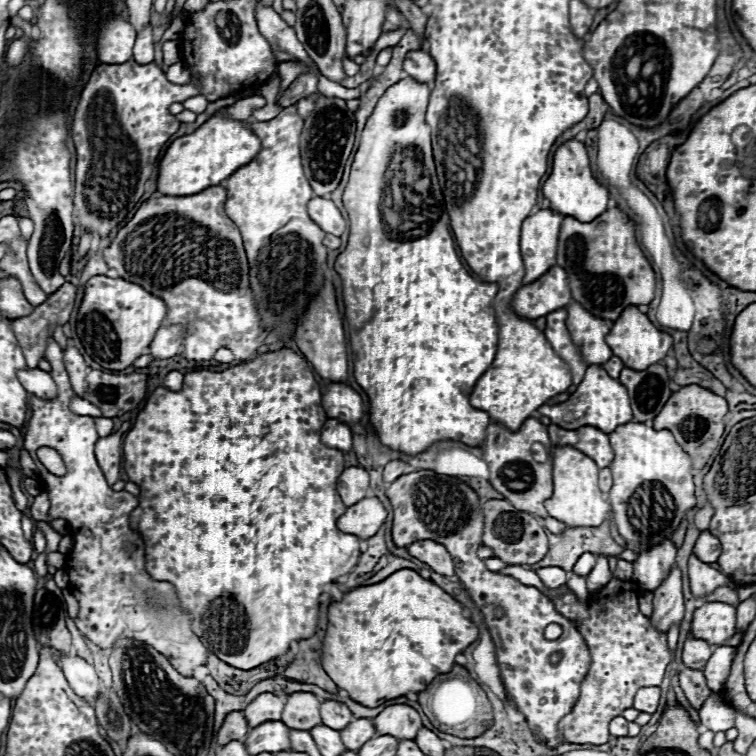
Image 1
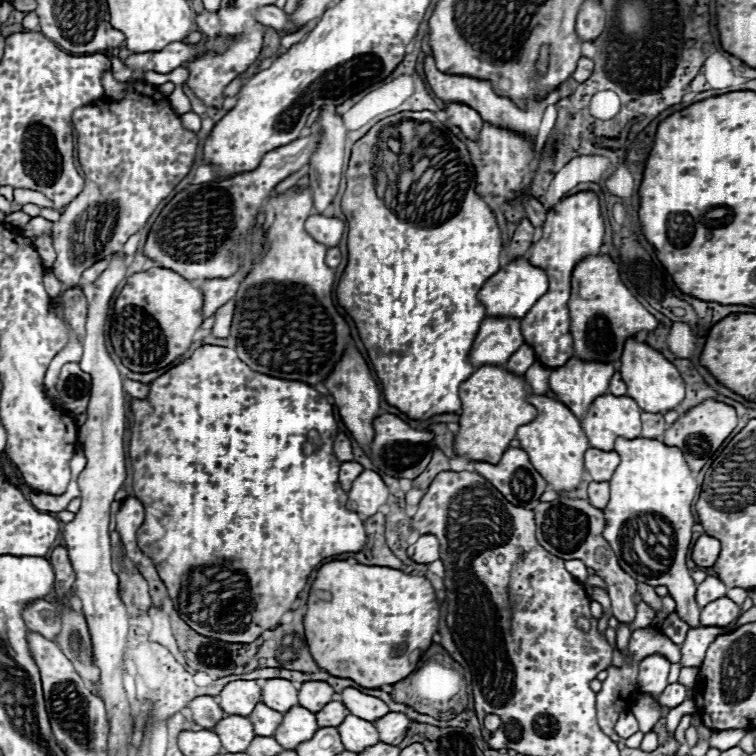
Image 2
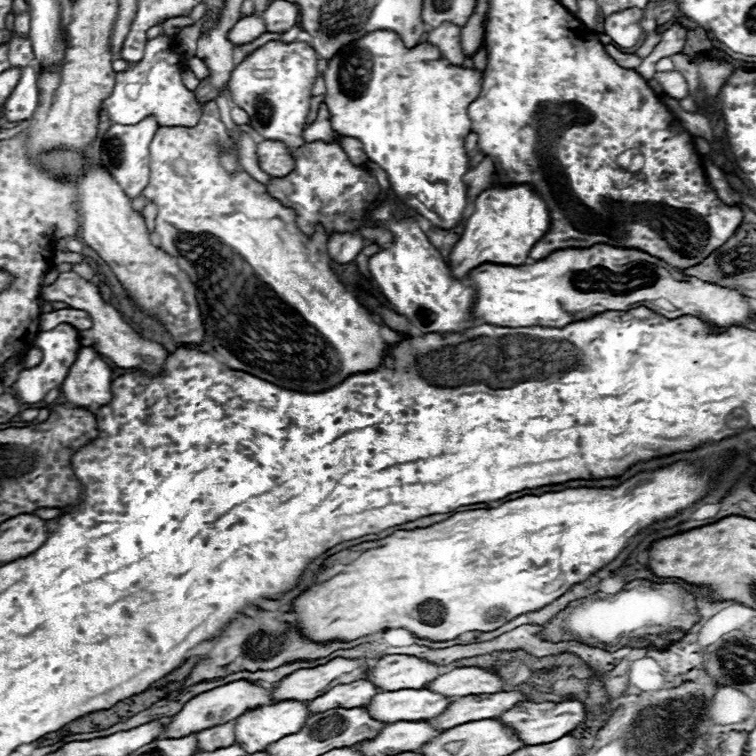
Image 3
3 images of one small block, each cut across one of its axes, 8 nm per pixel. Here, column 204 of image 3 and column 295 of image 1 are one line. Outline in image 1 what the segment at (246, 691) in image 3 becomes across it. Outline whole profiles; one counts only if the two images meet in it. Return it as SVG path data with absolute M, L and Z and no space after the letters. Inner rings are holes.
M310 692L288 694L286 706L282 712L282 722L288 728L296 728L296 730L310 730L310 728L322 724L318 698Z

